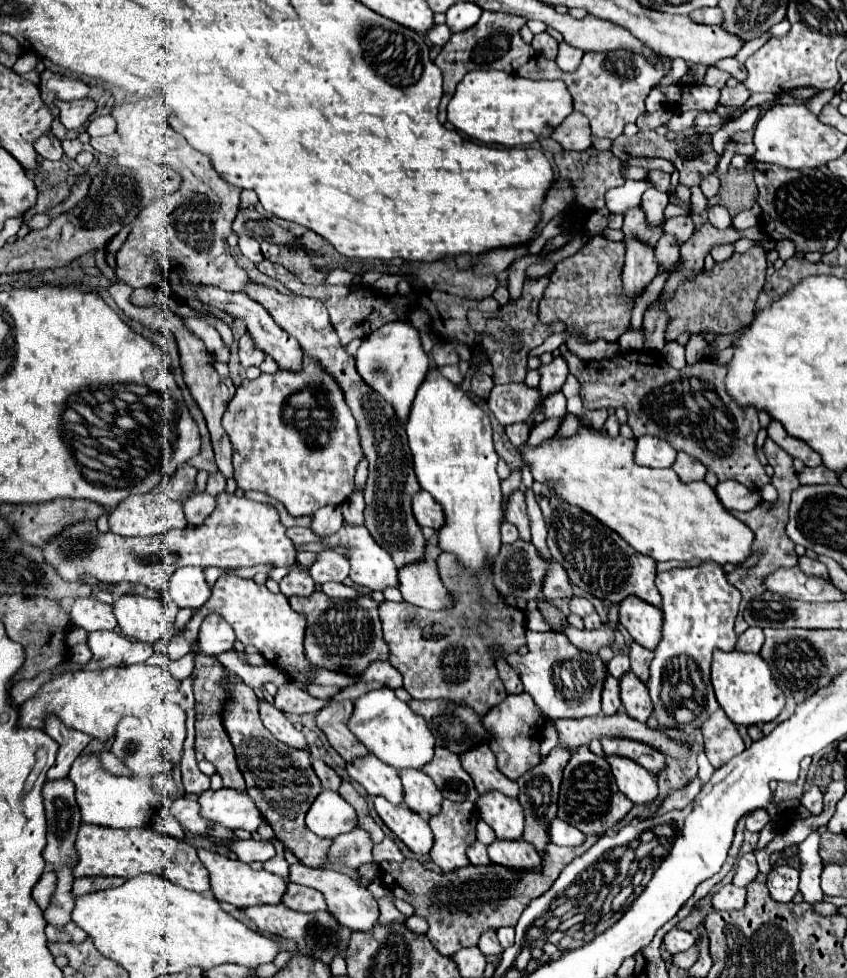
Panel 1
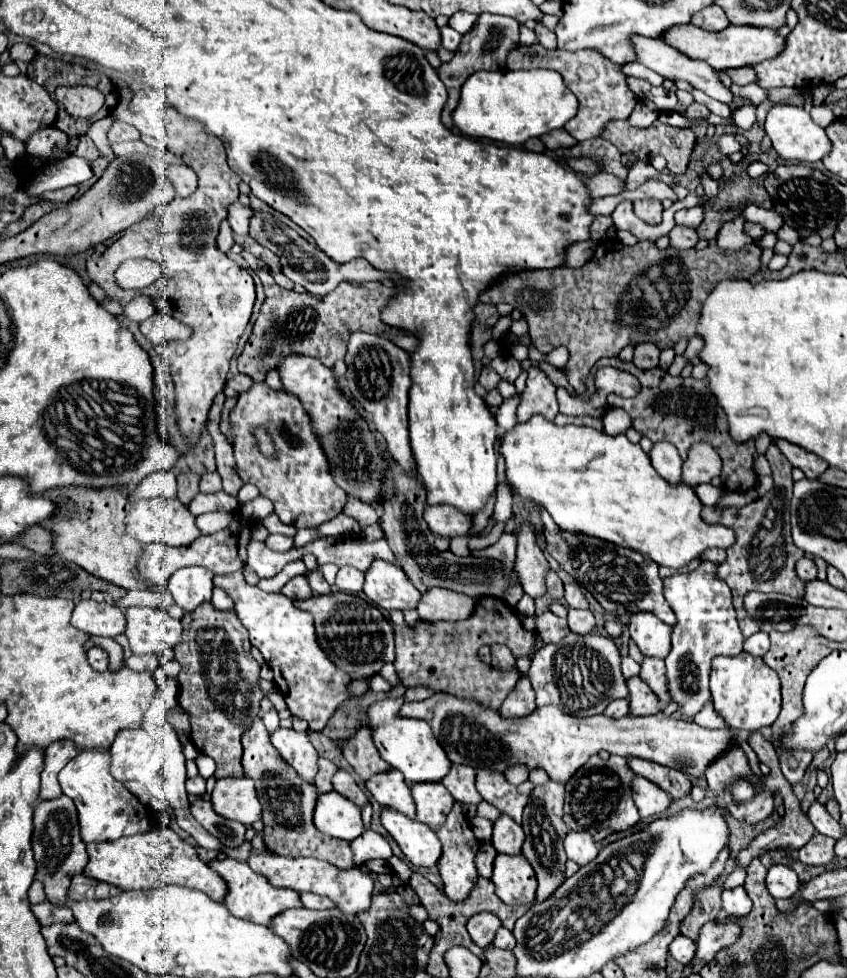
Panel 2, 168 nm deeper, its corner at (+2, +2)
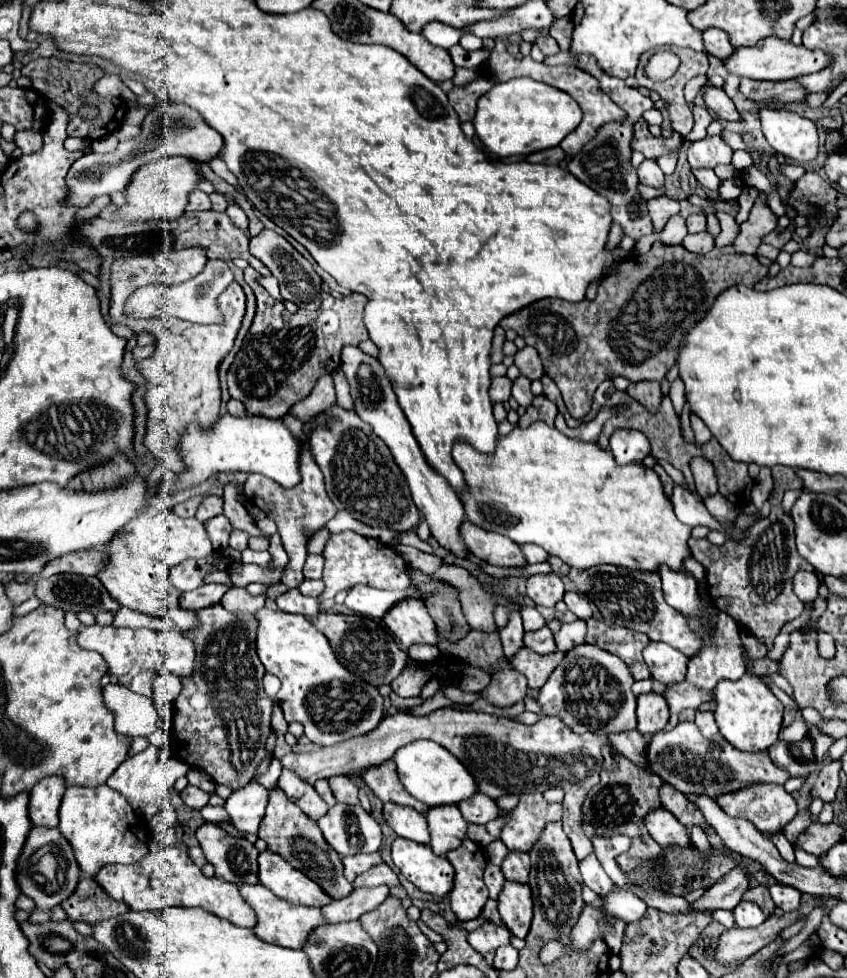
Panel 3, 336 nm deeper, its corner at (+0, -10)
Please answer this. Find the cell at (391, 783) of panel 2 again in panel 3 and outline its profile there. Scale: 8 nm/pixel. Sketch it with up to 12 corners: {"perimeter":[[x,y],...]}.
{"perimeter":[[398,803],[382,815],[398,837],[430,843],[426,817]]}

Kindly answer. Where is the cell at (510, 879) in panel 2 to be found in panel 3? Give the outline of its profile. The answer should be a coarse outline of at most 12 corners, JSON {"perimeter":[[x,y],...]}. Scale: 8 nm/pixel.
{"perimeter":[[506,881],[498,911],[510,933],[524,939],[532,921],[528,883]]}

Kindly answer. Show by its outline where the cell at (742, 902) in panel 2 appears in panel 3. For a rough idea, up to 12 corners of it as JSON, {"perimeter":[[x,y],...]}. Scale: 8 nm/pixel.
{"perimeter":[[740,901],[734,909],[738,927],[758,927],[766,921],[756,903]]}

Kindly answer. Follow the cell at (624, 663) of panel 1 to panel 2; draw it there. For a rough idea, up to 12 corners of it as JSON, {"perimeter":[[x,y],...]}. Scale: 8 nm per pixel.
{"perimeter":[[622,657],[622,675],[630,679],[640,673],[632,657]]}

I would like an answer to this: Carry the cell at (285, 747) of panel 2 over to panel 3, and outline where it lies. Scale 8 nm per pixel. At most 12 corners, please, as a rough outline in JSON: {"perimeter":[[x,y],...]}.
{"perimeter":[[290,769],[278,785],[312,819],[326,815],[328,805],[314,785]]}

